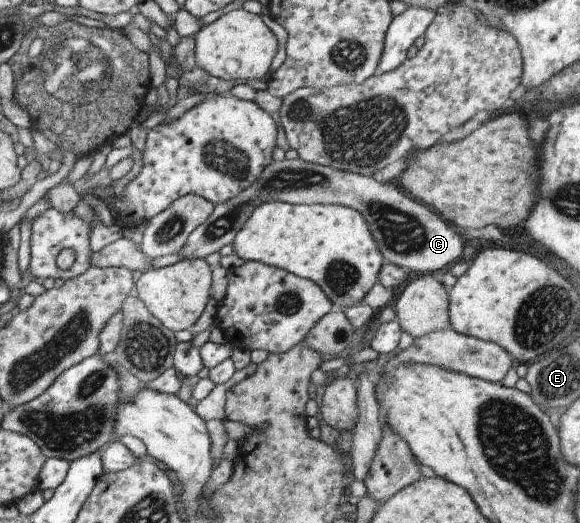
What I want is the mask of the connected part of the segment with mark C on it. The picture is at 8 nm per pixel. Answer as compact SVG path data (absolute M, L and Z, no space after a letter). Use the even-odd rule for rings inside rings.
M271 161L259 174L231 199L214 204L214 209L203 223L196 227L180 251L187 259L204 258L226 245L231 245L236 233L247 223L256 207L269 202L286 204L334 204L358 210L364 217L384 263L396 265L407 274L437 274L459 260L466 238L463 233L444 223L426 204L416 203L398 191L398 185L377 182L346 170L336 170L319 164L301 161Z

